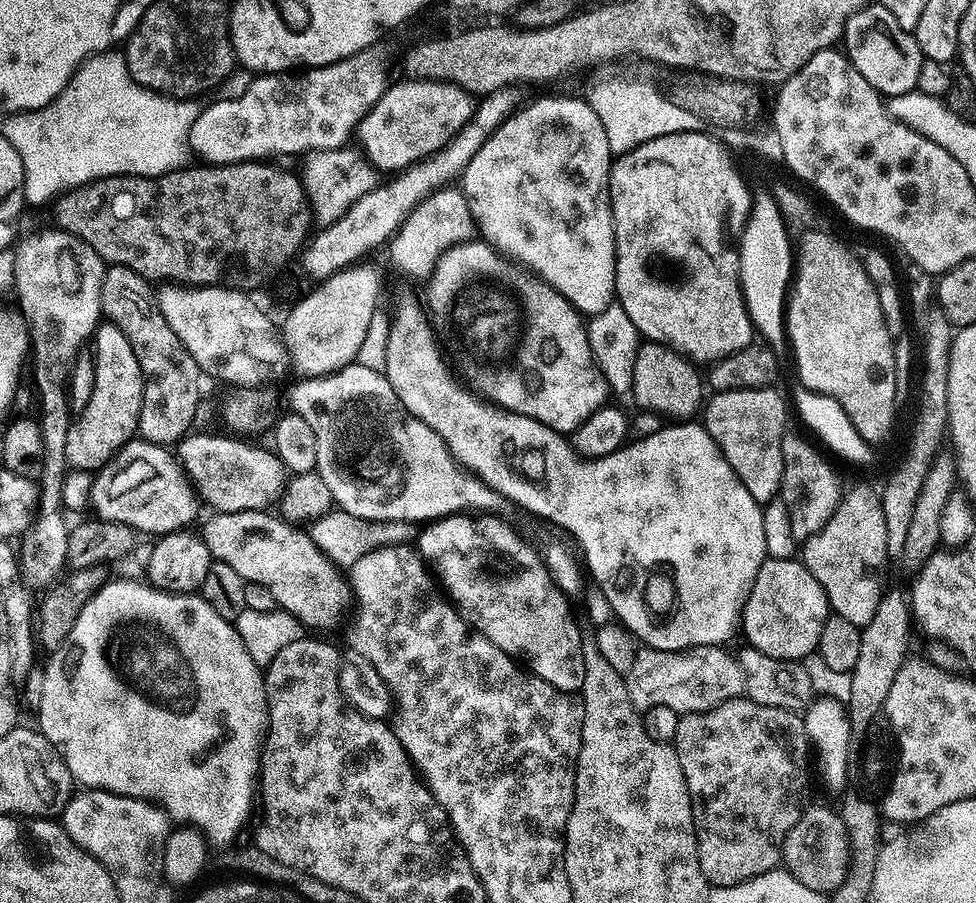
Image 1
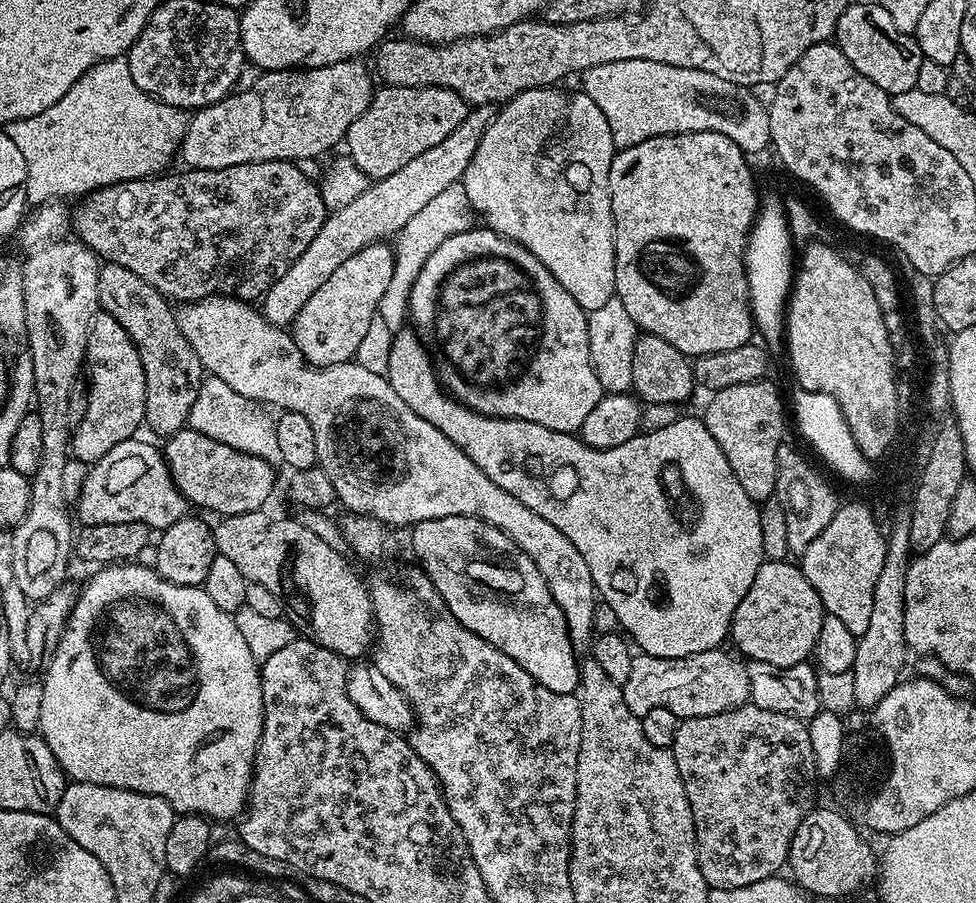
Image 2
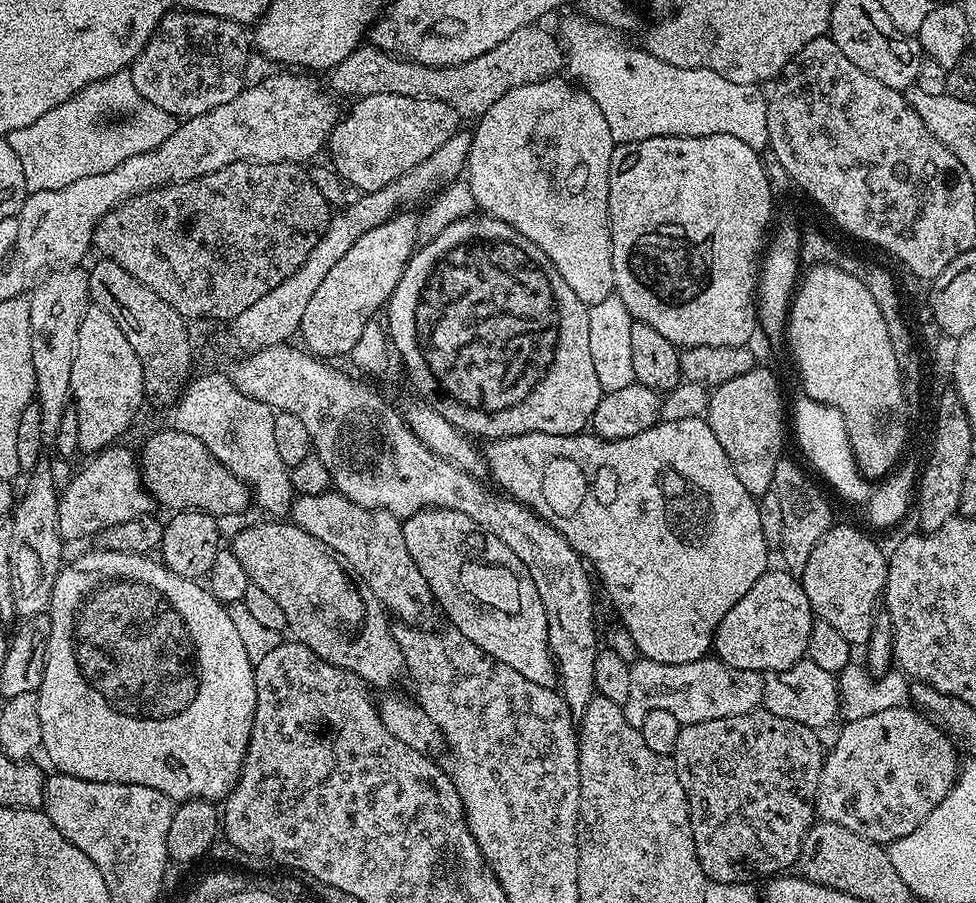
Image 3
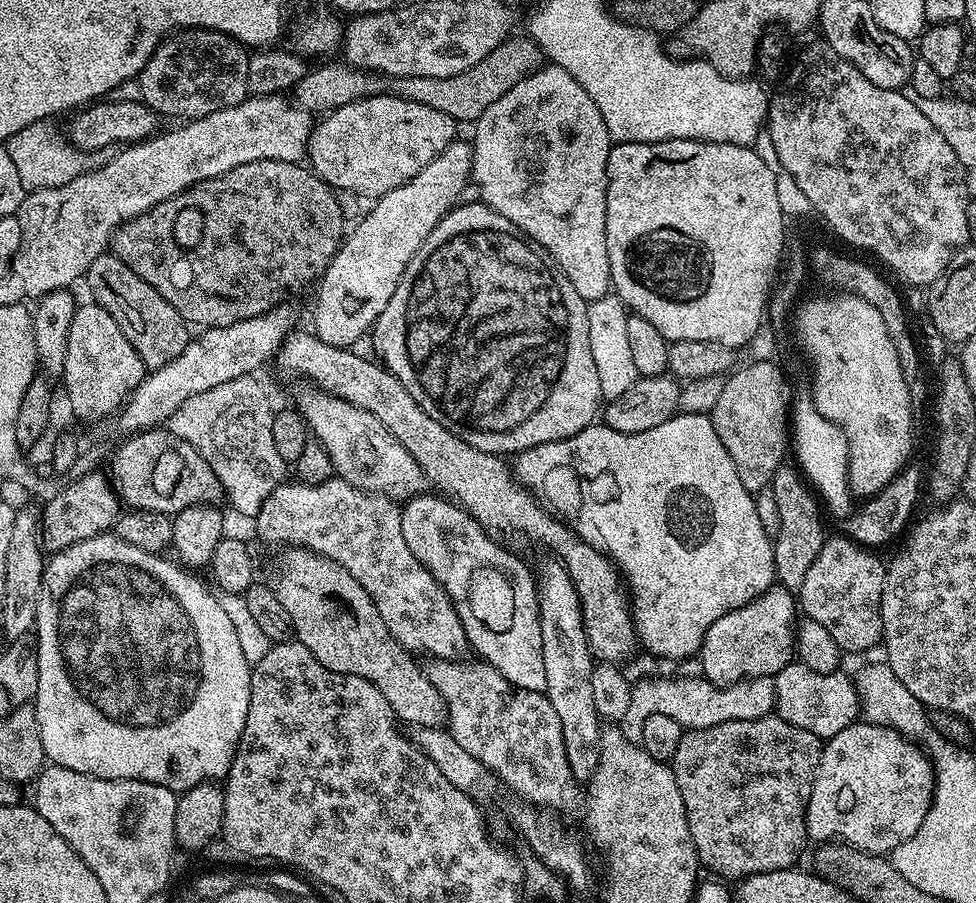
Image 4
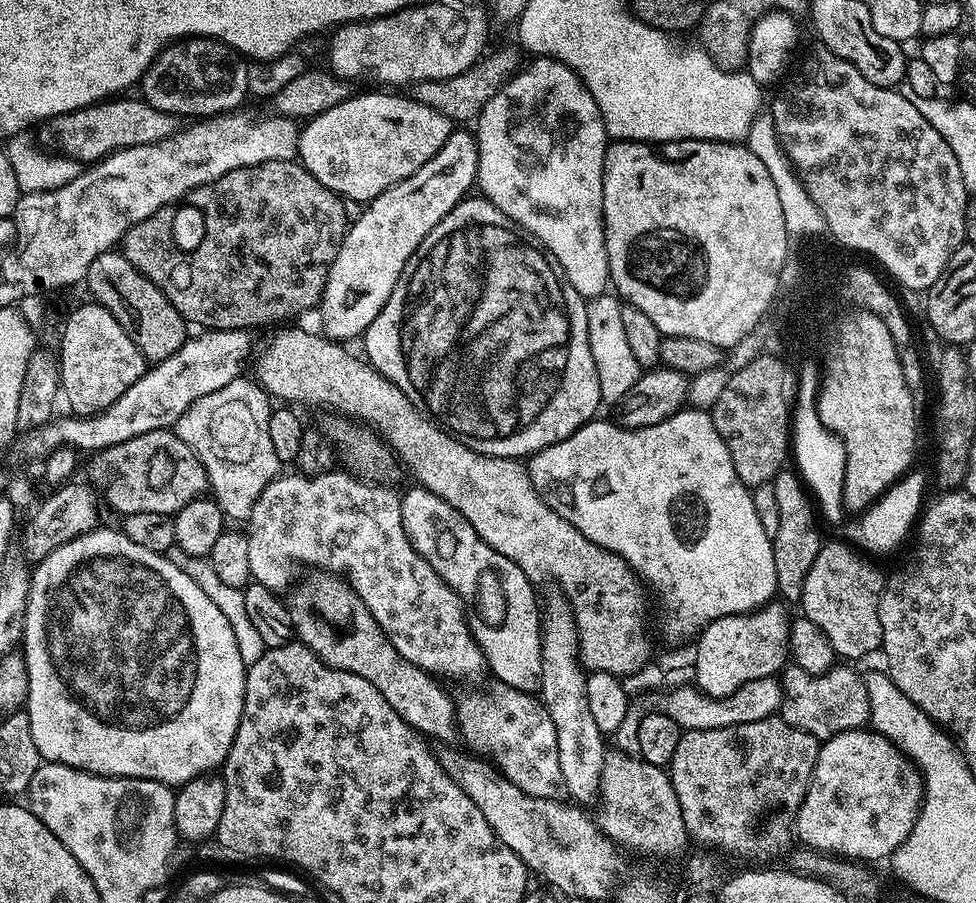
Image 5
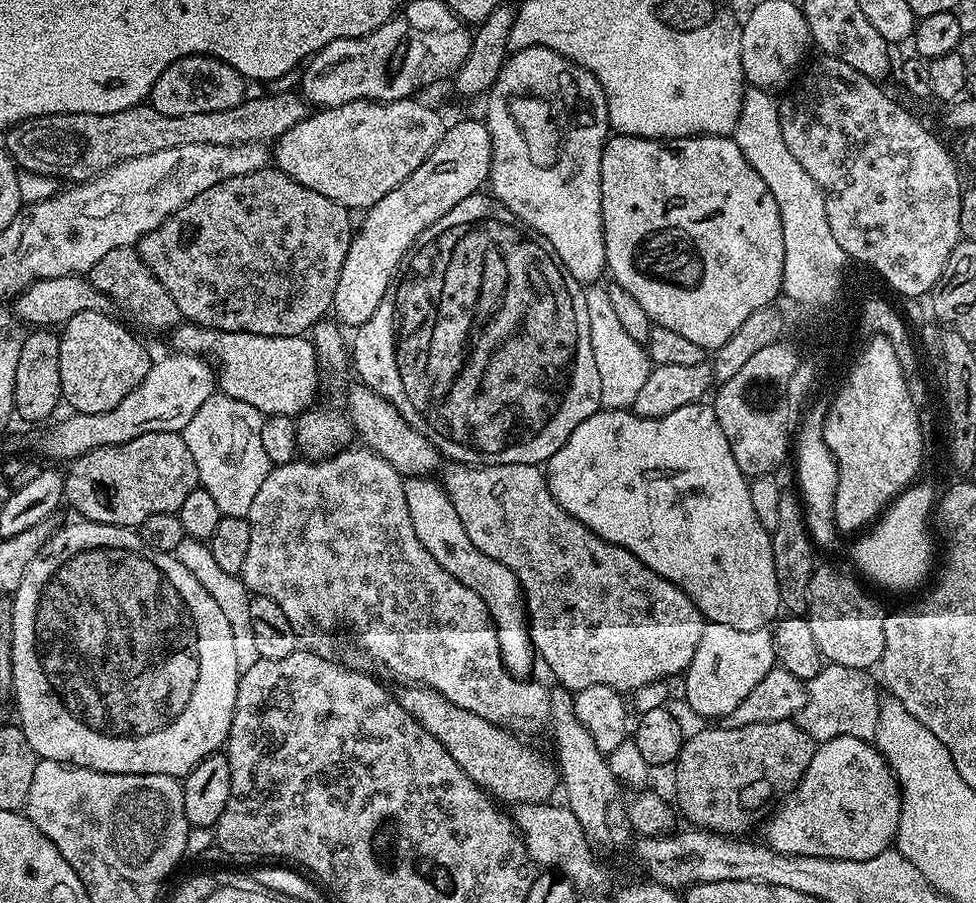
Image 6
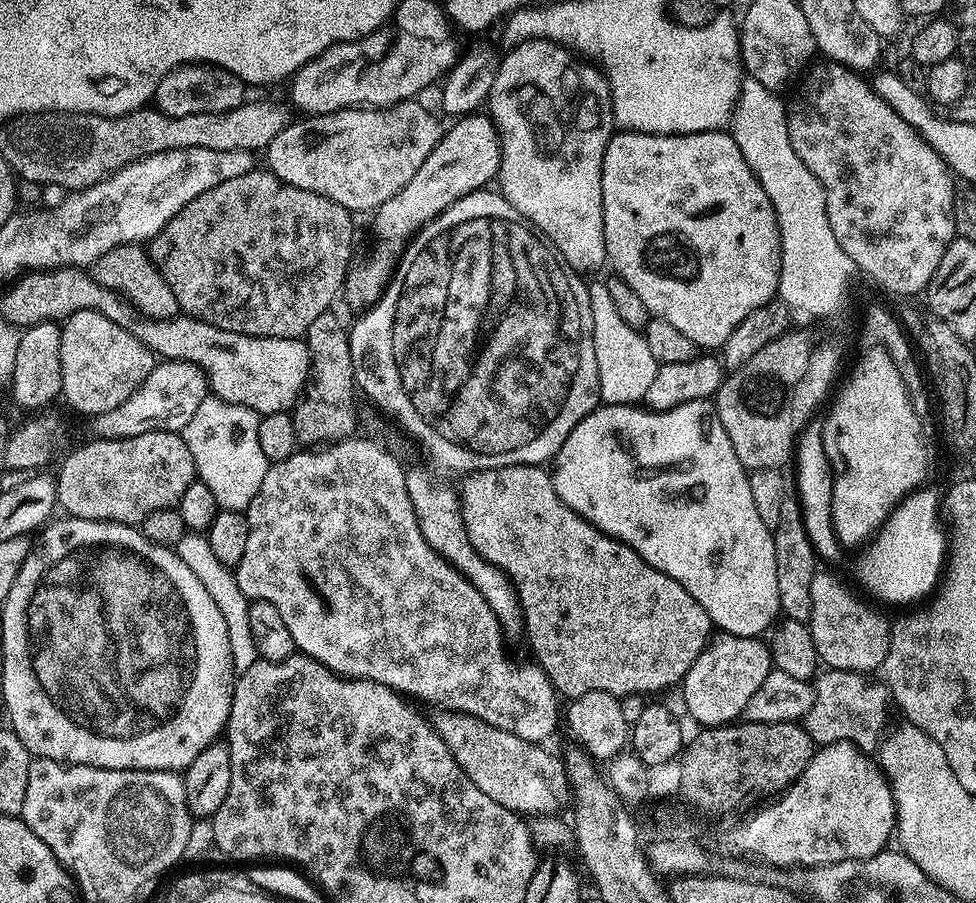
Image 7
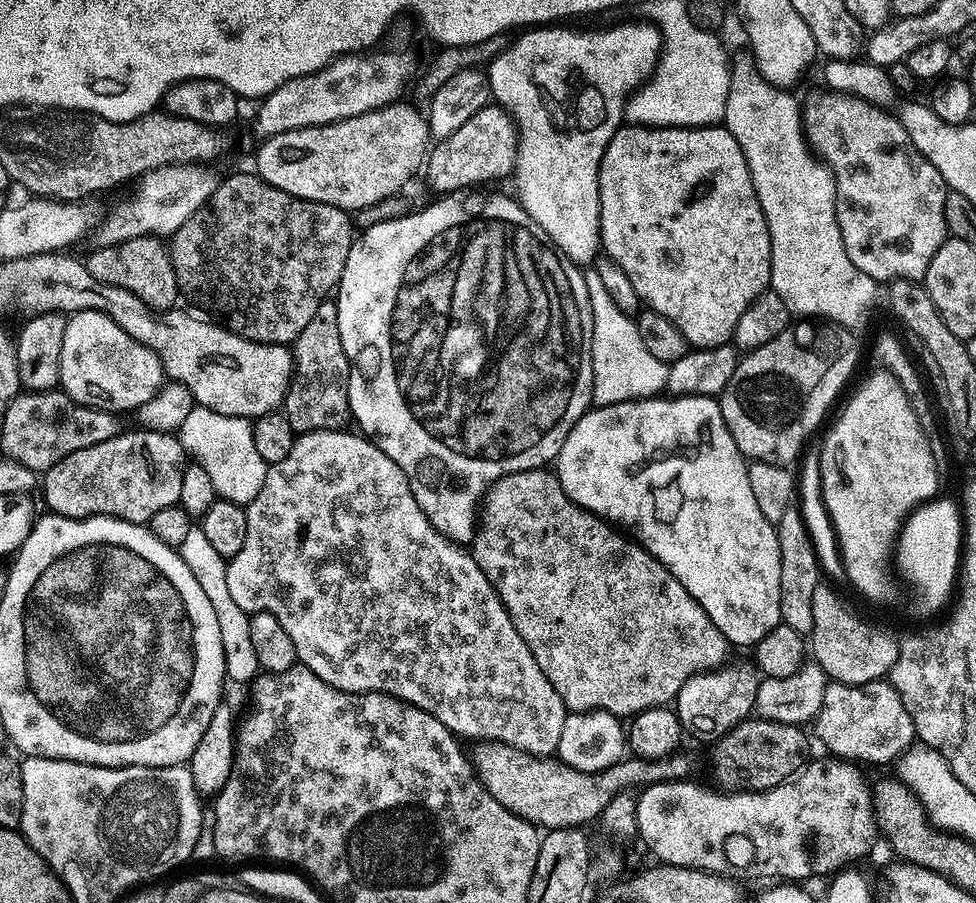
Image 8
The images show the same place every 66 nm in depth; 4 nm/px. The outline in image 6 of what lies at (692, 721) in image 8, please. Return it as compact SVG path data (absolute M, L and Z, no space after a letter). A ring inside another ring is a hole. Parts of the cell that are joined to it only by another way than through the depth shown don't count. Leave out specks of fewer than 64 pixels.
M705 623L702 642L698 642L698 650L694 650L694 658L682 676L684 696L700 716L731 717L746 694L777 664L776 642L768 628L738 630L725 624Z

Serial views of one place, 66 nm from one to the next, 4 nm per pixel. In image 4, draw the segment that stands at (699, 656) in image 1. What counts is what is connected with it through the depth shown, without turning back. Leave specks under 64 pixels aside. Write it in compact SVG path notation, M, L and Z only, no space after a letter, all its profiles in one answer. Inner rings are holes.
M656 676L653 680L635 681L632 684L630 706L618 724L625 738L633 742L639 741L642 722L646 722L650 714L666 714L687 730L718 726L722 722L762 718L776 707L776 682L773 677L759 676L753 680L740 680L737 684L717 686L696 676Z

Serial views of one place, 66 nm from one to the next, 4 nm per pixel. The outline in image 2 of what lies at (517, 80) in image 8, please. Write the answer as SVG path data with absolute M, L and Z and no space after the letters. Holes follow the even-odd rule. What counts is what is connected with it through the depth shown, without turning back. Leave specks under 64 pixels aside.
M556 86L526 88L517 96L503 101L502 107L490 122L490 126L486 126L486 134L482 134L482 142L478 142L478 150L474 150L474 158L470 158L470 166L466 166L466 174L462 183L466 188L467 197L470 198L473 213L477 217L484 216L483 223L493 232L497 232L499 236L521 244L554 276L562 286L562 290L566 290L566 294L570 294L570 298L574 298L574 302L578 302L578 306L582 306L585 312L590 313L598 310L598 306L603 306L605 302L610 302L610 298L616 295L616 279L614 278L616 223L612 217L612 199L608 197L608 183L610 182L612 157L617 151L617 146L612 141L610 125L602 115L602 110L598 110L598 106L594 106L594 102L584 91L559 92L560 90Z

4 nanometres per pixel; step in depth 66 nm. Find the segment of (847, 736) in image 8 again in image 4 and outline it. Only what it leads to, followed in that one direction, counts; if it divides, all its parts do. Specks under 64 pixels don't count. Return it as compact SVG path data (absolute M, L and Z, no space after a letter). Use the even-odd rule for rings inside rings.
M793 662L777 672L775 715L781 716L790 726L798 726L802 730L810 730L810 734L819 736L827 742L838 730L846 730L846 726L857 723L862 712L862 705L856 694L856 685L851 675L843 676L837 670L830 674L818 674L805 664Z

